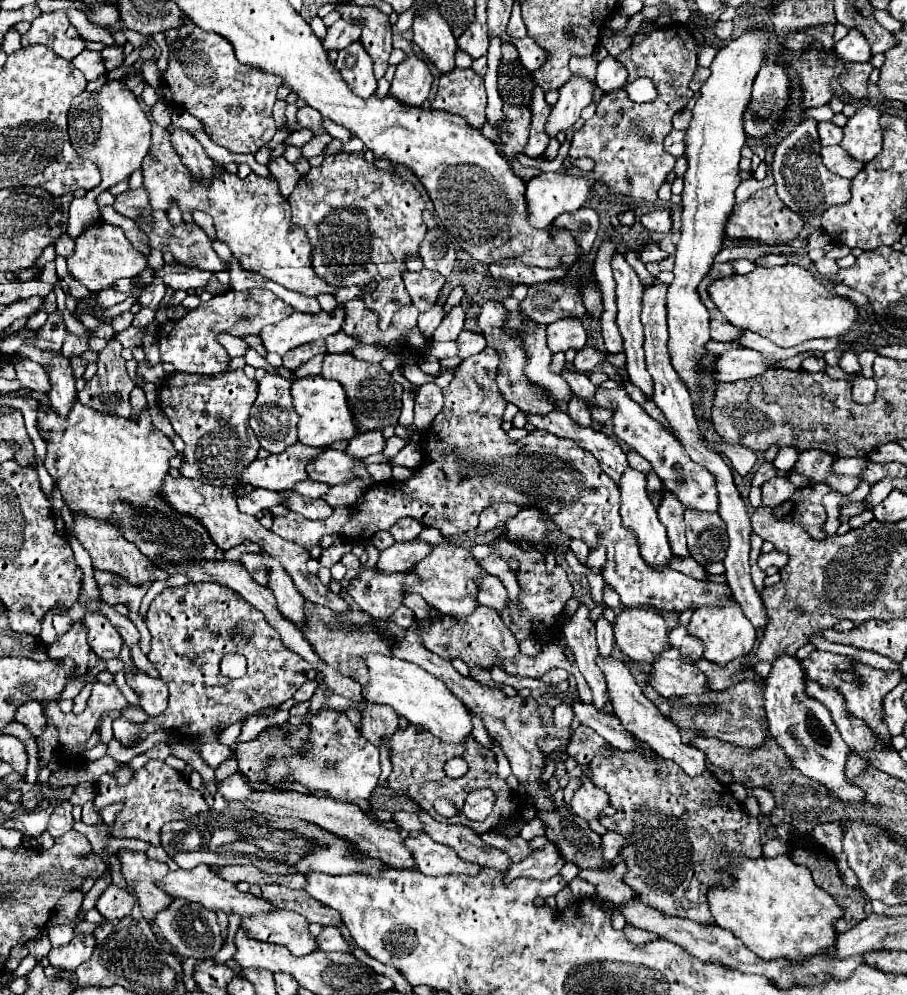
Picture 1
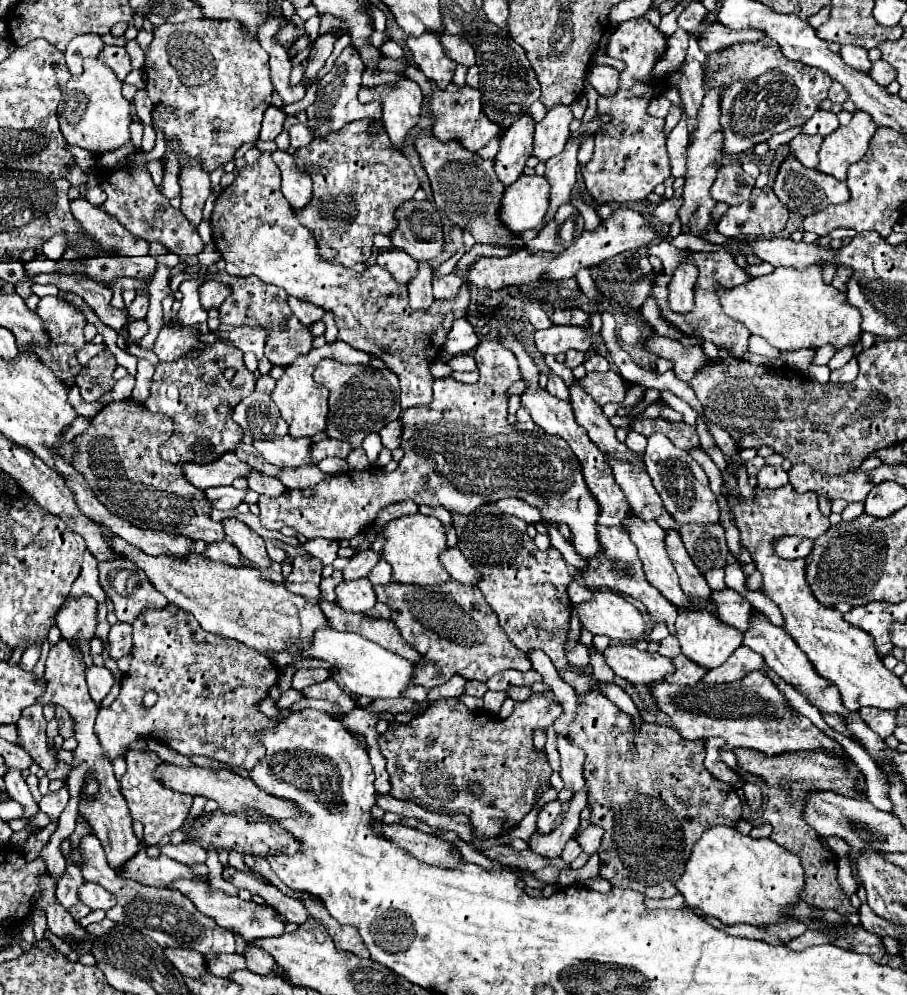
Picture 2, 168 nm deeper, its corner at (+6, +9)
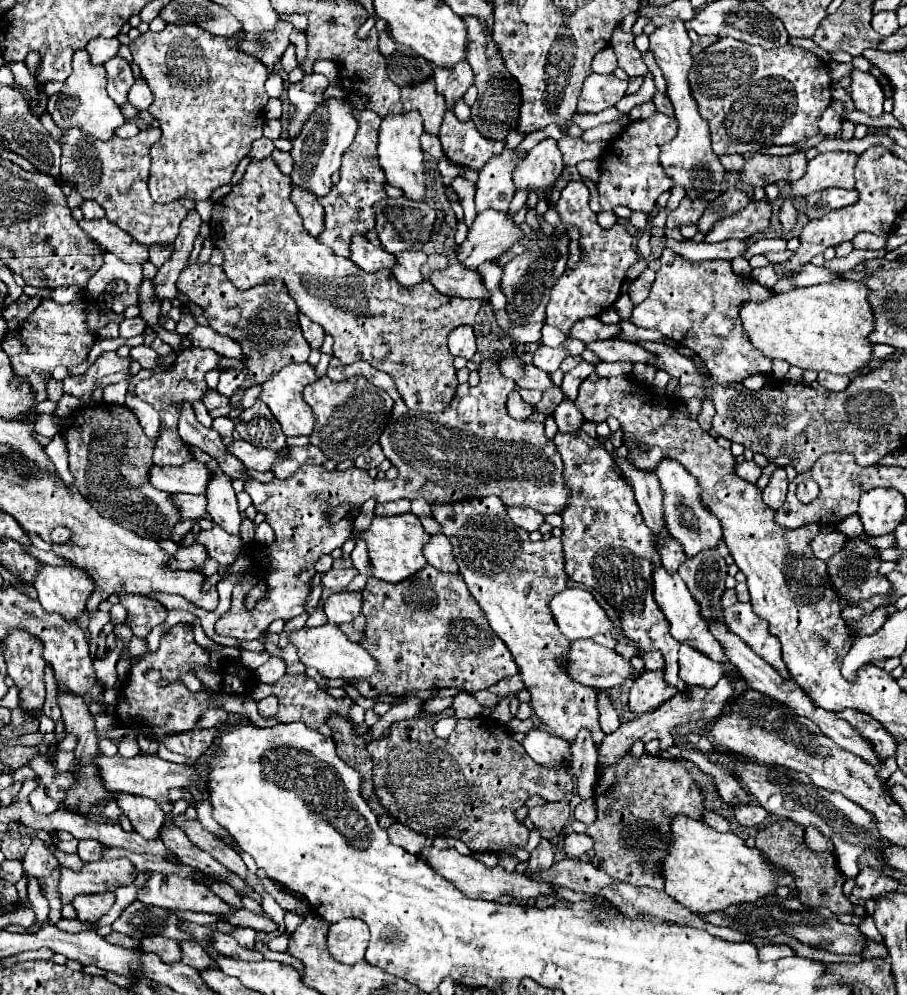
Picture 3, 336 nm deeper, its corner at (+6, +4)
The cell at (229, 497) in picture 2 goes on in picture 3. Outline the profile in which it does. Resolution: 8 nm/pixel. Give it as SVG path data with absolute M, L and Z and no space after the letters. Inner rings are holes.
M174 494L174 502L184 518L204 518L206 516L206 496Z

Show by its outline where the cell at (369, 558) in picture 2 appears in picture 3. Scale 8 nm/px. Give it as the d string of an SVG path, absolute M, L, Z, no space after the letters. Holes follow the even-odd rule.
M342 568L342 570L328 570L324 576L322 576L322 584L332 588L332 590L342 590L346 588L352 578L356 576L356 570L354 568Z

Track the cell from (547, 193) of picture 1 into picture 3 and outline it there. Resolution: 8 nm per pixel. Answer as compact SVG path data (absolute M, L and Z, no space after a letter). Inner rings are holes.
M486 210L484 214L476 216L466 242L458 250L458 260L470 268L476 268L484 260L498 258L524 236L526 234L516 224L514 214Z

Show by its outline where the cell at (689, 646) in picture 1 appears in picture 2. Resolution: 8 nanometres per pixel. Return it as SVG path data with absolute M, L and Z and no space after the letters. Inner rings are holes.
M666 637L666 639L662 639L660 641L660 647L658 647L658 653L662 655L662 657L668 657L668 659L674 659L676 655L680 655L680 645L678 645L678 641L676 641L676 637Z

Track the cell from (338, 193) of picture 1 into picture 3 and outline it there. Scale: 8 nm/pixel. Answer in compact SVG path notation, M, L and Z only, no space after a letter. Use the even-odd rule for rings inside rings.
M362 110L358 112L358 122L360 128L356 132L354 142L342 156L342 168L340 168L340 180L338 184L332 186L332 190L320 198L324 206L324 232L316 238L320 244L326 244L334 254L346 256L348 258L348 242L356 234L368 234L374 230L374 204L382 198L386 198L386 180L380 180L380 166L378 166L378 154L376 154L376 144L378 144L378 130L382 118L376 116L374 110Z

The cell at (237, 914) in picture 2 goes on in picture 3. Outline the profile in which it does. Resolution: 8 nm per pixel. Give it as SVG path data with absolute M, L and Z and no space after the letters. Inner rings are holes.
M152 872L150 880L138 890L138 900L152 906L206 914L226 914L230 910L236 910L200 882L194 882L190 878L178 878L174 874L164 876L158 872Z

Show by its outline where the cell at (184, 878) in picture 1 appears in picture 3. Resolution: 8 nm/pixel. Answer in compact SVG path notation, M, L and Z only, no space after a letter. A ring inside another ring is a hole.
M118 858L118 860L98 860L92 864L86 864L80 872L72 872L62 868L58 890L60 898L64 904L72 904L72 898L78 894L98 894L98 892L114 892L120 886L130 886L136 880L136 868L128 858Z

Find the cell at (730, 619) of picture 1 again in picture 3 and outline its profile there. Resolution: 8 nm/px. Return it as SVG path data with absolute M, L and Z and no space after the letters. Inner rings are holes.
M688 642L680 644L680 678L688 686L704 686L712 688L724 674L724 666L712 662L710 658L704 658L700 650L692 650Z

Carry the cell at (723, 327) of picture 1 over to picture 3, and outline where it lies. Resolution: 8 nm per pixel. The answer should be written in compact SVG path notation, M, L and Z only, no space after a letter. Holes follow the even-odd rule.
M664 250L660 254L660 262L662 266L656 272L656 280L650 288L648 298L632 310L632 322L636 326L652 328L662 334L666 332L664 336L668 336L670 340L696 350L696 354L704 360L710 376L722 386L730 382L742 382L748 374L770 374L772 360L752 346L736 310L738 302L754 298L764 300L770 290L748 276L734 274L730 262L724 260L706 260L692 264L676 256L674 252Z

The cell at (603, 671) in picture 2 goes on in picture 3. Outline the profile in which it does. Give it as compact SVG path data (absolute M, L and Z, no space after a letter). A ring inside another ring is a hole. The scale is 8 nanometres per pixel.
M598 690L598 712L600 712L600 716L602 716L602 718L600 718L600 724L604 726L602 730L604 730L606 734L618 730L618 726L620 726L622 722L620 722L620 716L618 716L618 712L616 712L612 700L610 700L610 694L608 694L606 690Z

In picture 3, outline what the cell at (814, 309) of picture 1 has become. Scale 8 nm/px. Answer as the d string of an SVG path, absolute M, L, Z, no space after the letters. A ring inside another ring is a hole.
M836 278L826 284L794 288L790 292L772 290L770 298L764 302L748 300L740 304L740 318L750 342L768 358L786 360L790 366L798 366L802 370L818 370L818 372L826 370L832 374L852 374L858 368L864 368L872 358L872 344L868 340L868 334L874 330L874 322L872 322L872 312L866 296L868 296L868 288L864 284L846 278Z

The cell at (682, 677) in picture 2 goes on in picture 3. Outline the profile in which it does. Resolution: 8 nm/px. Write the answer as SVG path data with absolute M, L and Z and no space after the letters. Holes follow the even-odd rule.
M654 670L654 672L644 672L630 688L630 698L628 706L636 714L652 712L656 710L662 702L670 700L676 694L668 682L664 682L664 672Z

